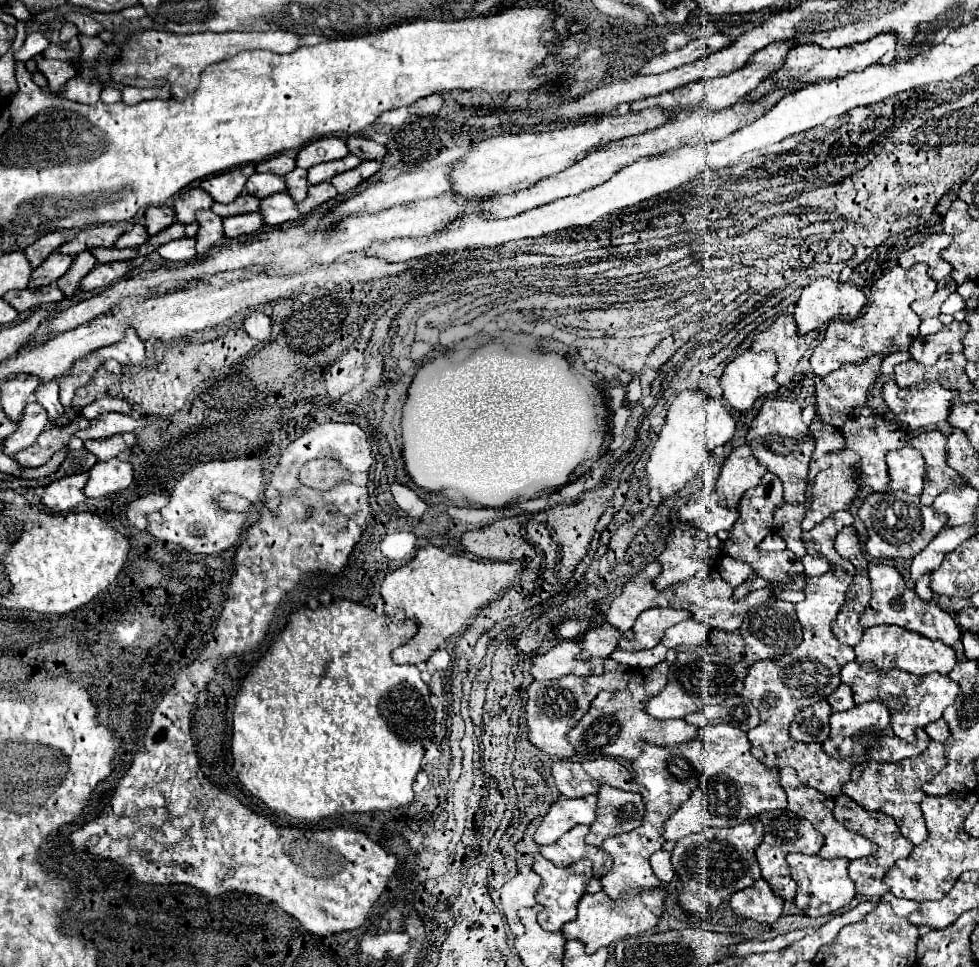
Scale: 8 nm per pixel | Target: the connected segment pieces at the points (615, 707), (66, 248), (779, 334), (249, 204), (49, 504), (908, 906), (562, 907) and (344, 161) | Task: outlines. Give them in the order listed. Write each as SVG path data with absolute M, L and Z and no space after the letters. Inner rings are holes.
M656 664L652 668L636 670L636 674L630 678L628 686L620 692L600 692L586 716L566 734L566 740L574 746L574 750L582 756L612 756L612 758L624 758L634 760L640 754L638 742L658 744L658 746L670 746L680 744L696 738L698 728L684 722L684 720L656 720L646 712L646 702L664 690L668 678L668 664Z
M102 224L102 226L88 226L84 230L80 230L74 238L66 240L58 252L62 254L78 254L82 250L90 250L90 248L98 248L98 246L104 246L104 248L112 248L118 240L118 236L124 232L122 226L108 226L108 224Z
M784 314L784 316L778 316L776 322L768 330L760 332L754 338L750 350L754 352L772 350L778 356L778 364L780 364L776 382L786 384L792 380L794 366L802 358L802 354L808 350L810 342L812 342L810 336L798 336L794 316Z
M242 192L234 202L230 202L230 204L214 204L212 210L214 210L214 214L218 214L218 216L224 218L224 216L236 216L236 214L246 214L246 212L256 212L258 206L260 206L258 198Z
M88 472L64 476L60 480L50 482L48 486L42 488L44 490L42 504L54 514L74 510L76 506L86 502L86 496L82 494L82 486L86 484L86 480L88 480Z
M886 894L886 896L882 896L882 900L886 904L890 904L892 910L894 910L894 914L900 916L900 918L904 918L906 914L912 914L914 910L918 910L918 902L914 902L914 900L902 900L902 898L896 898L894 894Z
M540 852L532 854L534 858L534 864L532 864L532 870L540 874L542 878L542 884L536 892L536 902L544 906L542 912L538 912L538 924L548 930L548 932L558 932L566 922L574 920L576 918L576 906L580 902L580 898L584 896L586 892L586 886L590 882L590 878L594 878L594 870L592 870L592 862L590 860L580 860L576 864L570 864L570 866L554 866L552 862L548 862Z
M348 154L346 158L340 158L340 160L334 160L334 162L326 162L326 164L318 164L318 166L308 170L308 182L310 184L320 184L324 180L334 178L336 174L342 174L346 170L356 168L360 162L362 160L358 160L354 154Z

